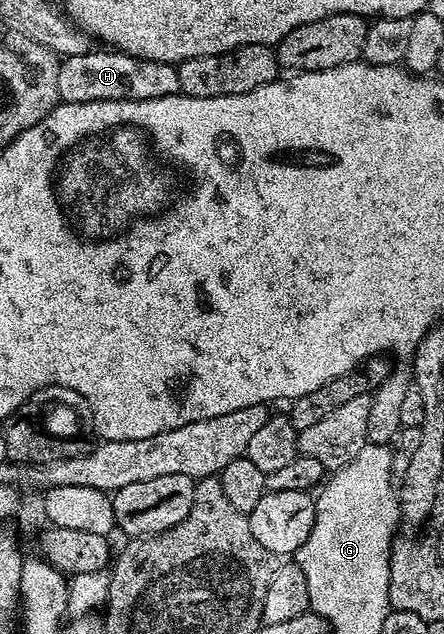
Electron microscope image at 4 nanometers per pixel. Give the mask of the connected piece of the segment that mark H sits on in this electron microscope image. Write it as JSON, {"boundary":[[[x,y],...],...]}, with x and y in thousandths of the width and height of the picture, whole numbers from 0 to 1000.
{"boundary":[[[207,77],[189,87],[153,87],[128,115],[133,153],[146,162],[200,159],[327,159],[405,148],[403,109],[372,96],[336,96],[257,77]]]}

